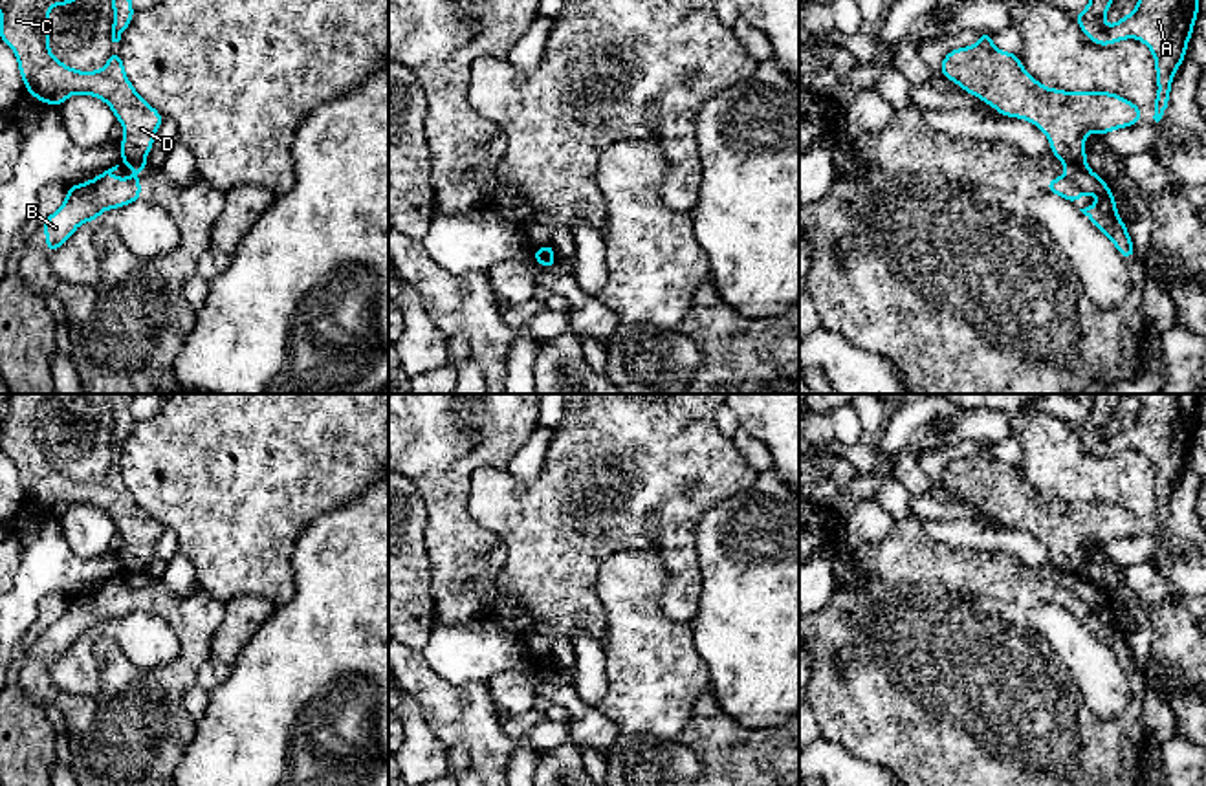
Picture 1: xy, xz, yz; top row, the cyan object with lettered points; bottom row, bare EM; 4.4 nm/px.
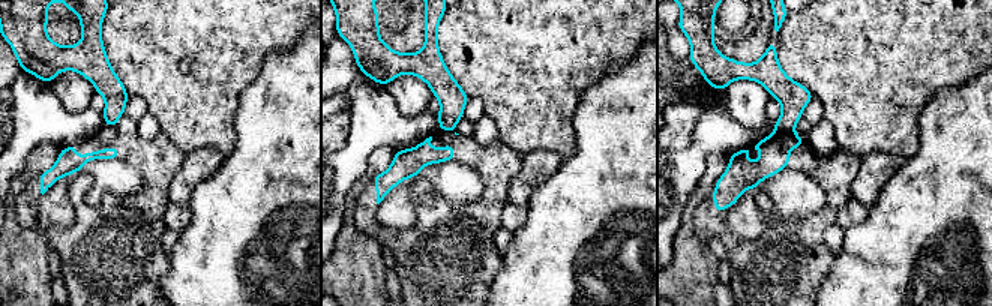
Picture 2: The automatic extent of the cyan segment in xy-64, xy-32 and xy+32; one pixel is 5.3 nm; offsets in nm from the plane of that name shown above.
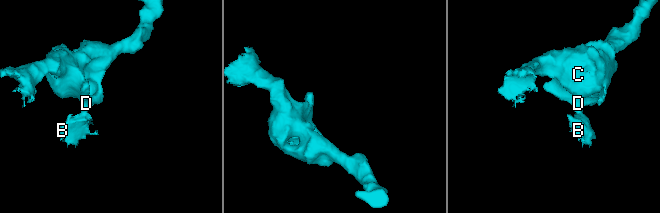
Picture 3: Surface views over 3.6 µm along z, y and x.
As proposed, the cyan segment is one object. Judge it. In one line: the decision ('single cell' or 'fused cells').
fused cells

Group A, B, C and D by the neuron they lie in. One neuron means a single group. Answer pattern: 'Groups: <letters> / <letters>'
Groups: A C D / B

